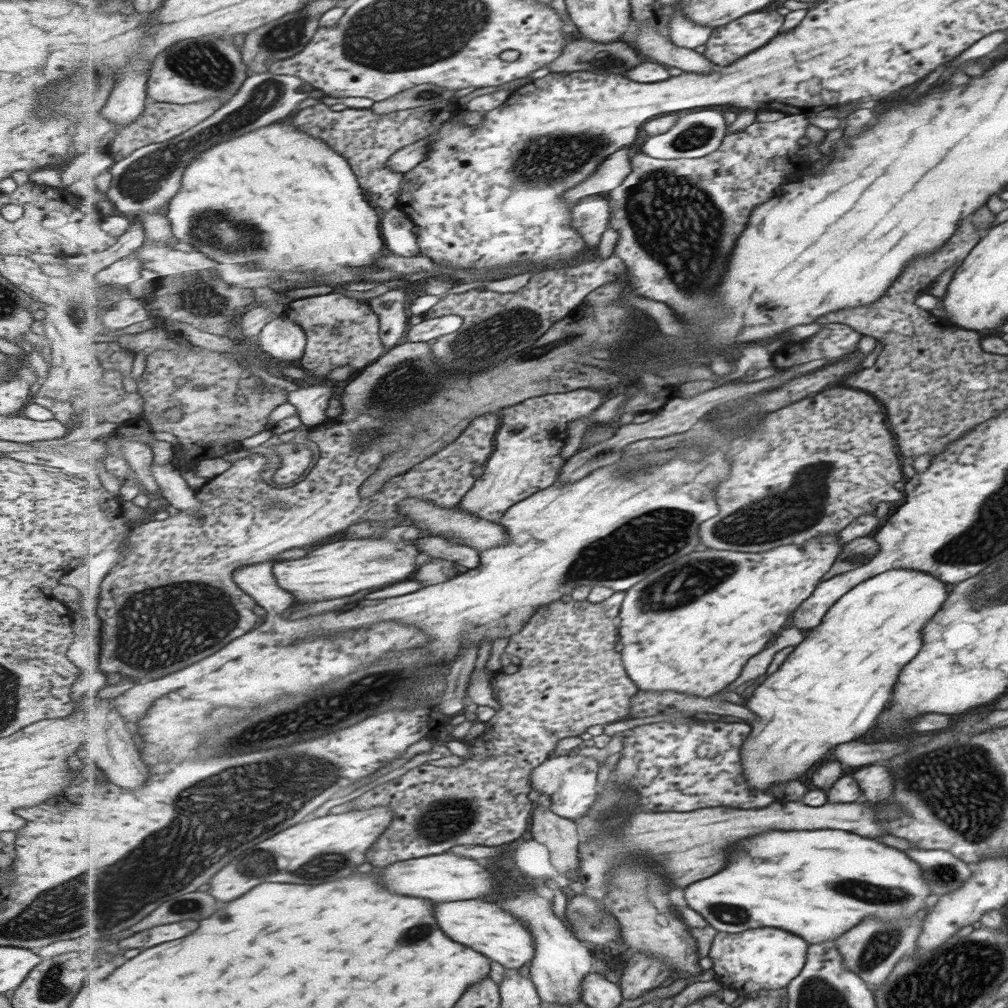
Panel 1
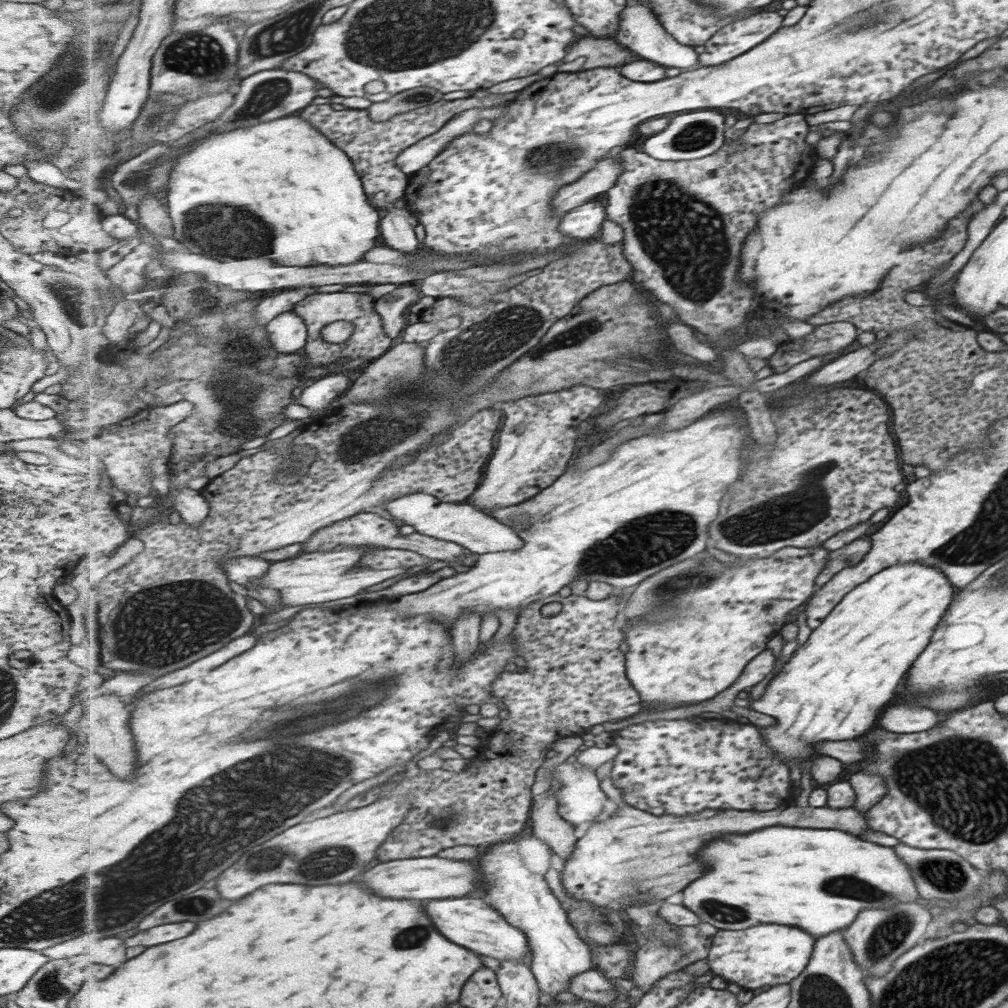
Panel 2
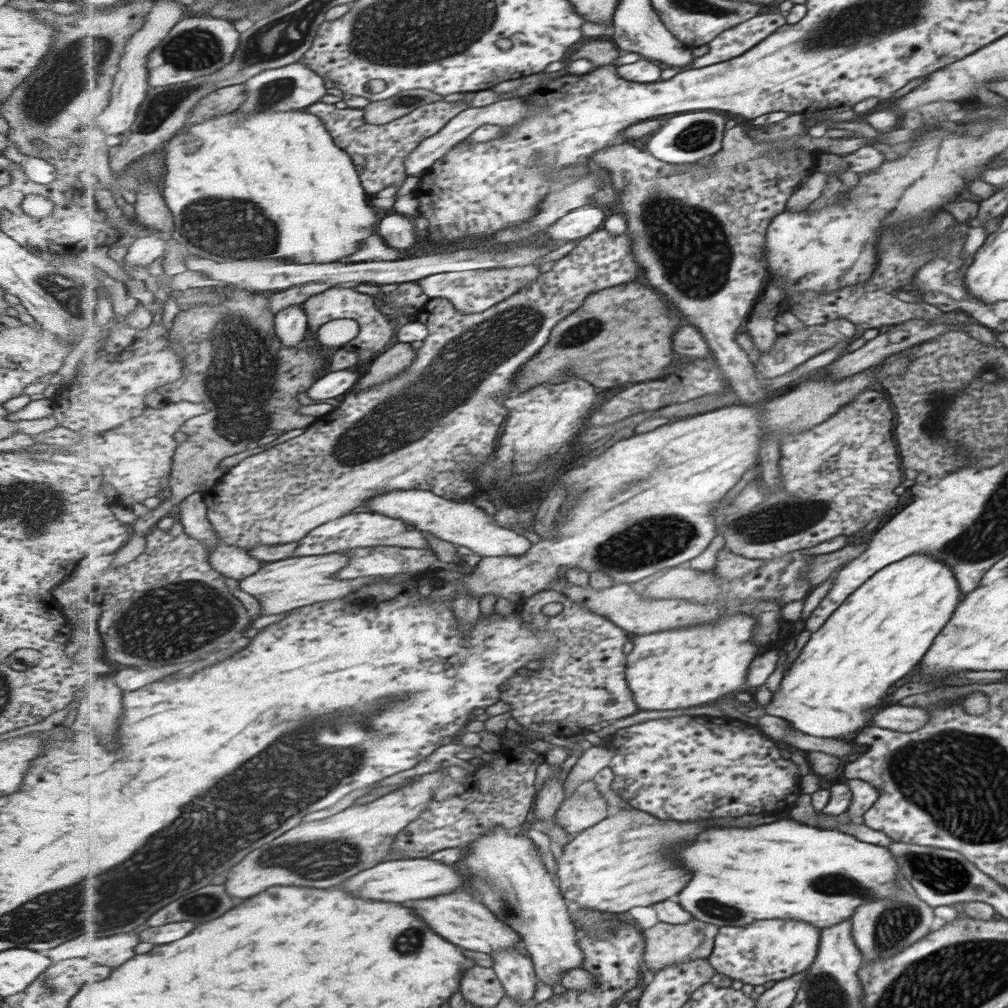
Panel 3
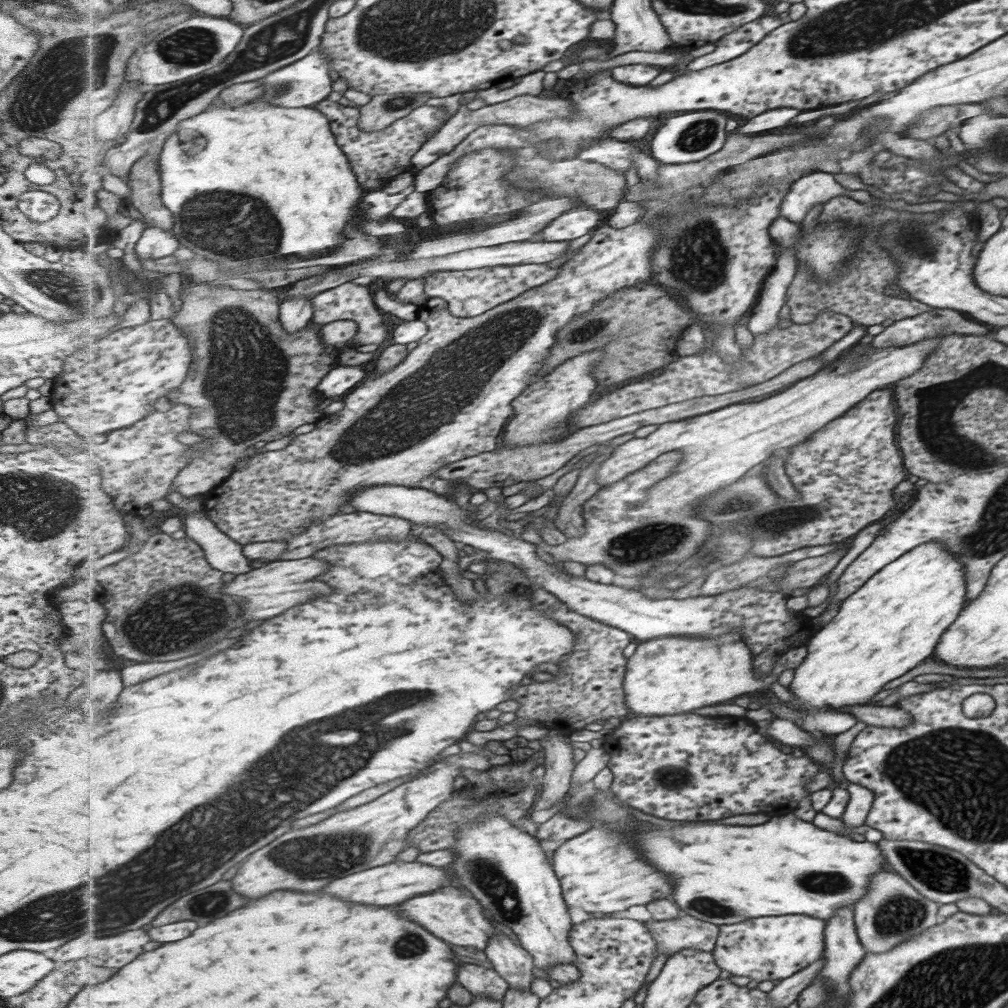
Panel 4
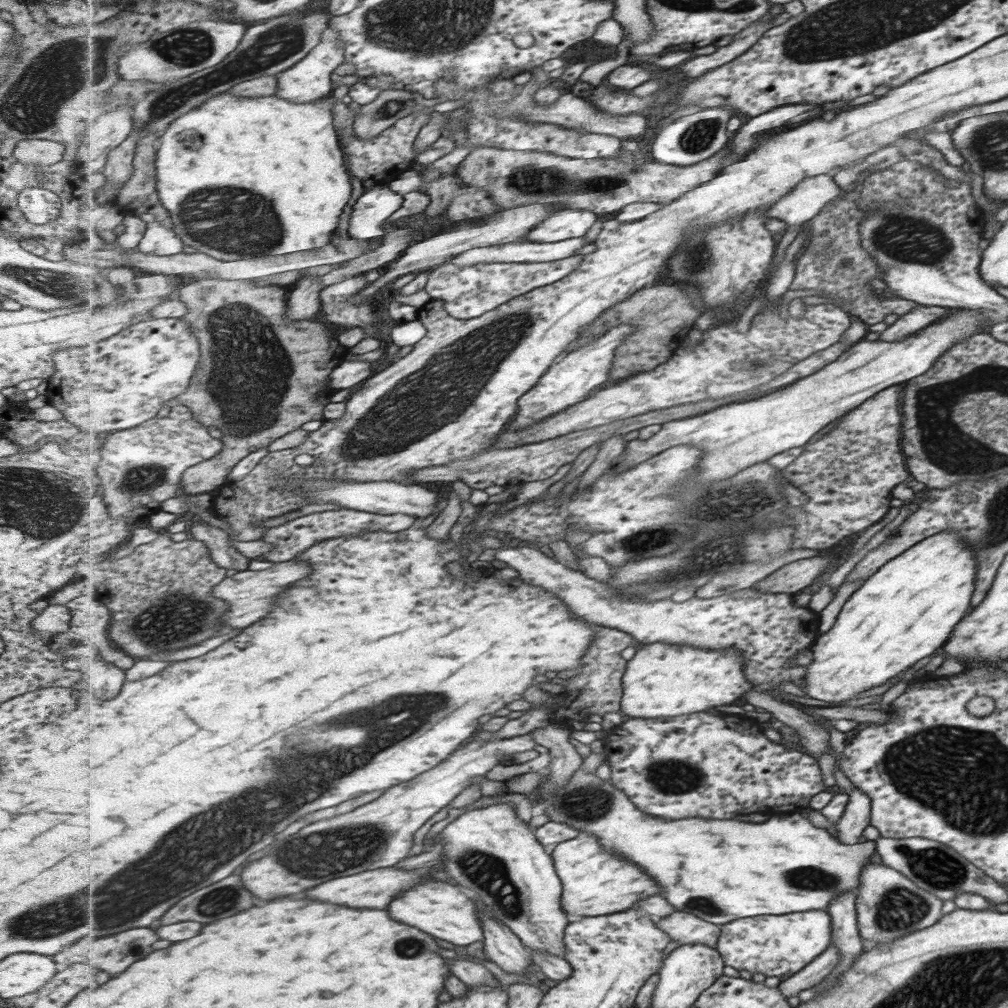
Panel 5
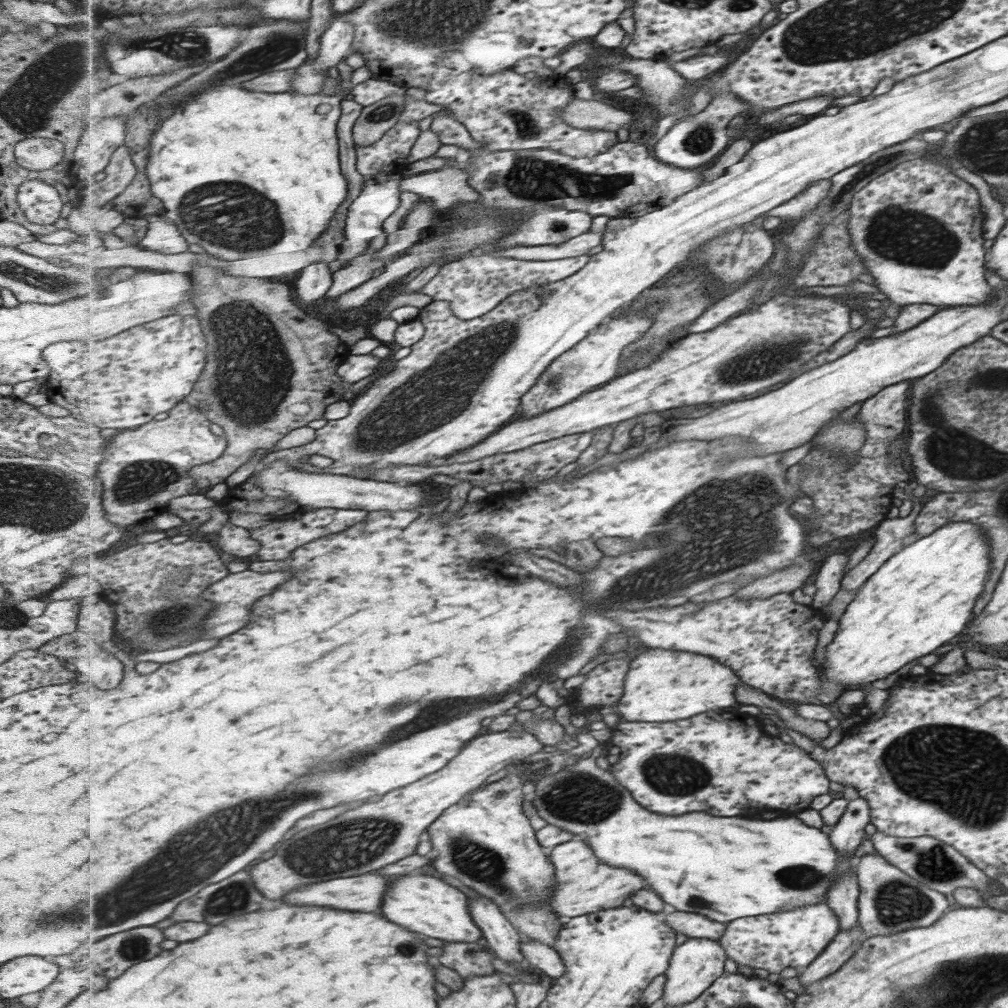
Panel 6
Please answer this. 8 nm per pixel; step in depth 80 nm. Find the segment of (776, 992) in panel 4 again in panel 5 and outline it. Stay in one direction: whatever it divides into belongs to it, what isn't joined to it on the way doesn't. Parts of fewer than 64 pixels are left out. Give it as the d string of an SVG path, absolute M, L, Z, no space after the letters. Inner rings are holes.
M835 945L829 946L823 954L817 956L799 972L795 972L787 979L779 982L776 988L781 996L789 997L795 996L803 990L811 989L832 972L839 959L838 948Z

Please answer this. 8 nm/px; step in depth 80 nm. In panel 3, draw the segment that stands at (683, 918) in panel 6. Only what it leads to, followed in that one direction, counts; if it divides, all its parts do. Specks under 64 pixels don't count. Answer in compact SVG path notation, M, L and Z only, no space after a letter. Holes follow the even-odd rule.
M698 919L681 925L659 922L653 928L644 930L643 932L647 940L644 954L646 962L645 973L648 969L651 969L654 972L653 976L655 976L666 966L693 959L709 958L716 946L719 930L720 928L715 926L715 924L708 924Z

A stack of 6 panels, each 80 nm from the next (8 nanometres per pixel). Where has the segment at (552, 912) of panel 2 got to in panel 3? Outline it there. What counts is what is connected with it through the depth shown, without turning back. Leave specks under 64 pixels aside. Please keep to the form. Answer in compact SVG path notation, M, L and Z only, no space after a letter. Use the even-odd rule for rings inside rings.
M495 825L470 842L466 856L457 864L461 874L469 874L471 886L493 908L497 919L522 936L533 959L539 980L546 986L562 986L562 974L583 966L584 952L578 944L579 931L569 916L559 881L539 860L533 841Z

